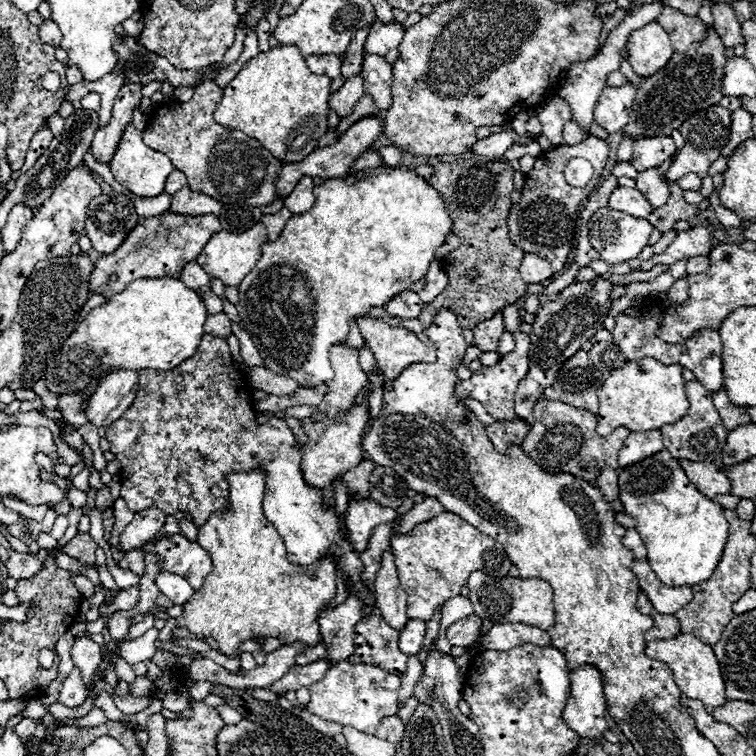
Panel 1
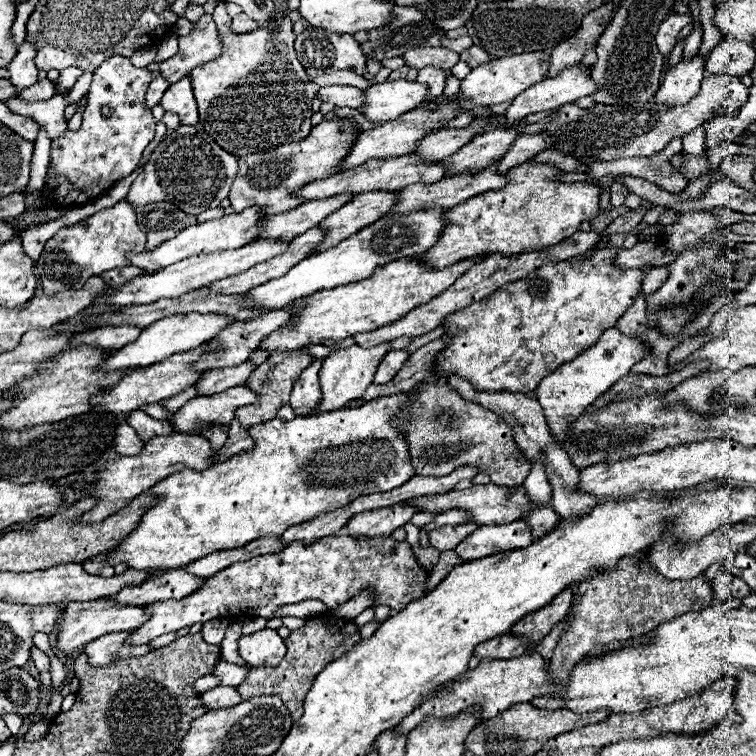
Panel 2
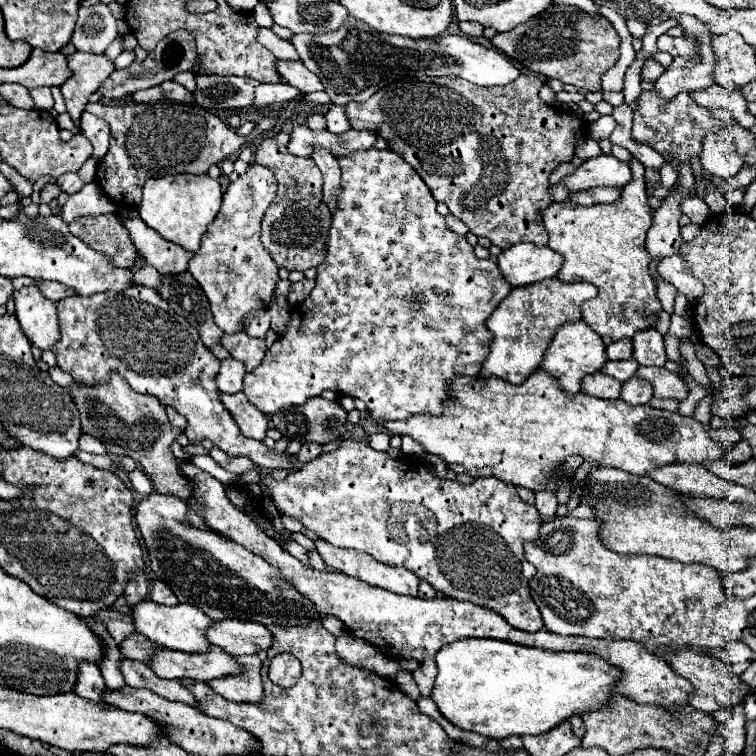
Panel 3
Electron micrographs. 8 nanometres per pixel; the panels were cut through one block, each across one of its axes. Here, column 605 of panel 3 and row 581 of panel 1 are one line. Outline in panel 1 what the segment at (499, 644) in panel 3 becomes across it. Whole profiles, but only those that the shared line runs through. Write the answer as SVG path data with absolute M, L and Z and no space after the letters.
M668 450L620 470L618 476L624 512L636 518L636 530L646 546L646 560L658 580L674 588L706 582L722 558L728 536L722 506L694 488Z

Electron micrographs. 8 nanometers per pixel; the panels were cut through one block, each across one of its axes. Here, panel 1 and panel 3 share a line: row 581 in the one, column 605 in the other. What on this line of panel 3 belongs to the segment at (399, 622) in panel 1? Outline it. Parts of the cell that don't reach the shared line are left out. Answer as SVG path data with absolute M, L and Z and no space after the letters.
M596 372L596 374L590 374L590 376L584 376L582 378L582 390L586 394L592 394L596 398L618 398L620 396L620 382L602 374L602 372Z

